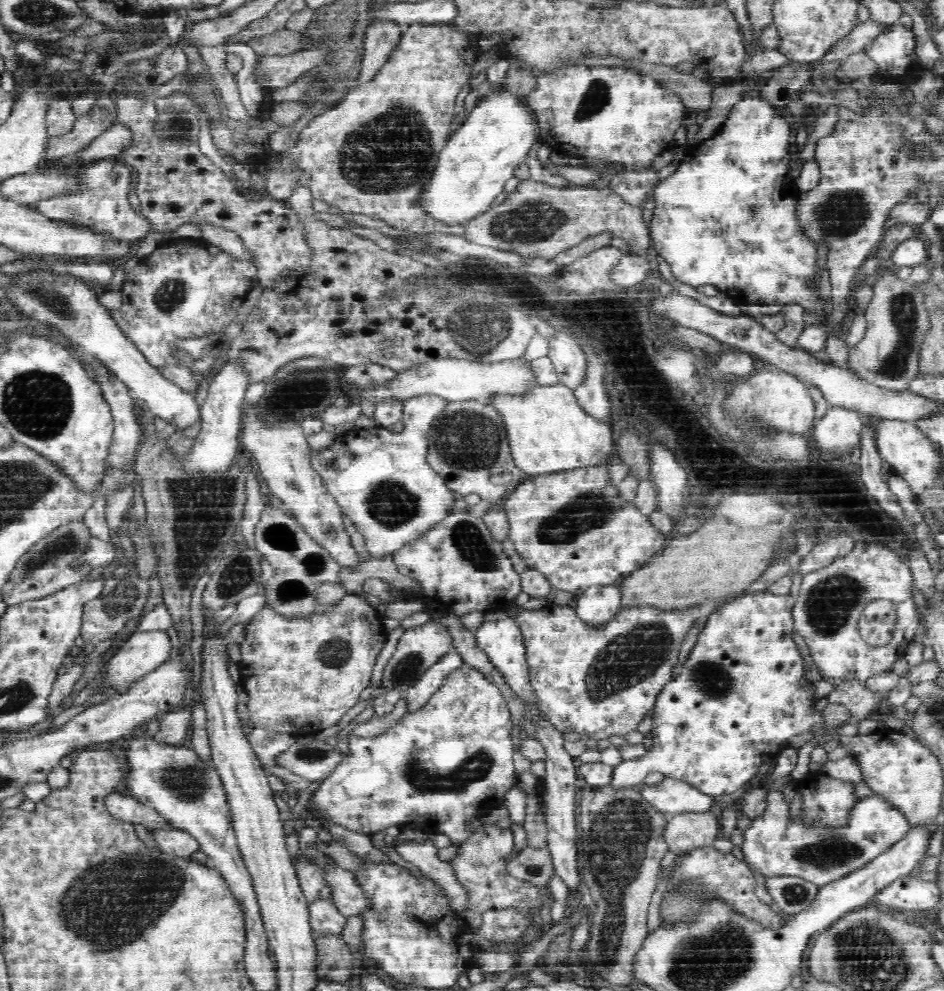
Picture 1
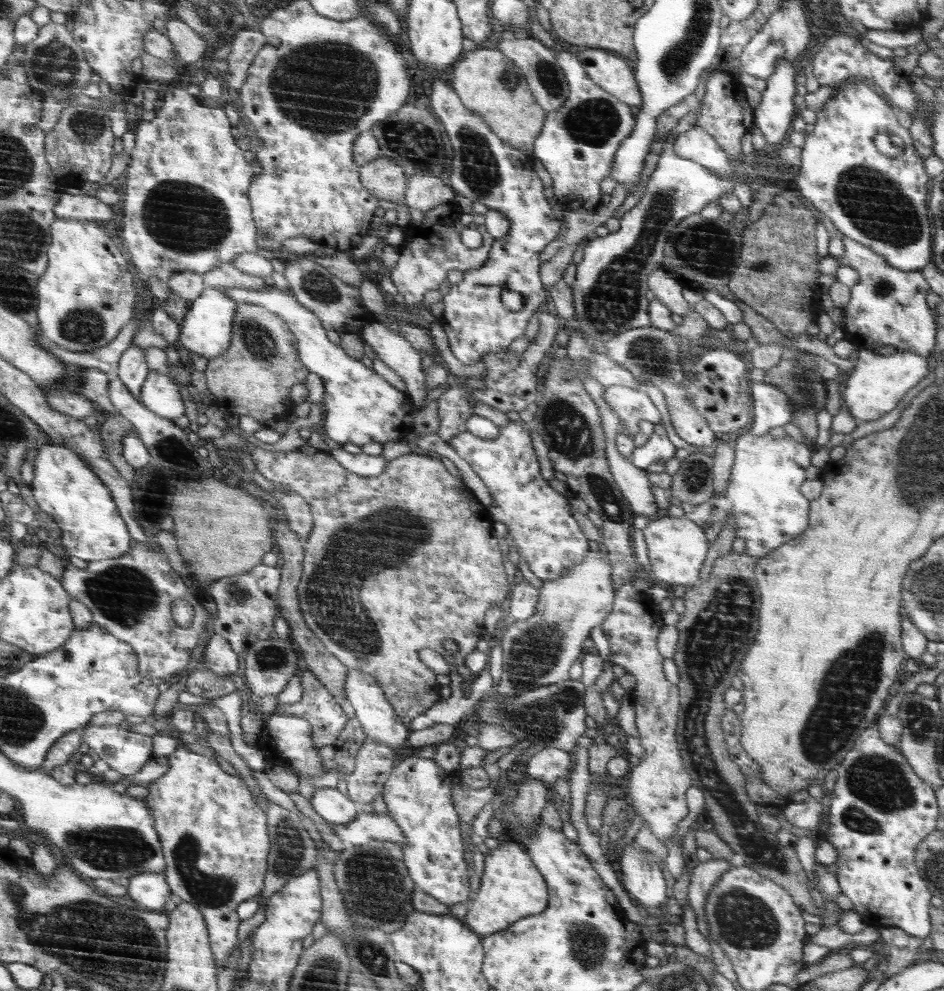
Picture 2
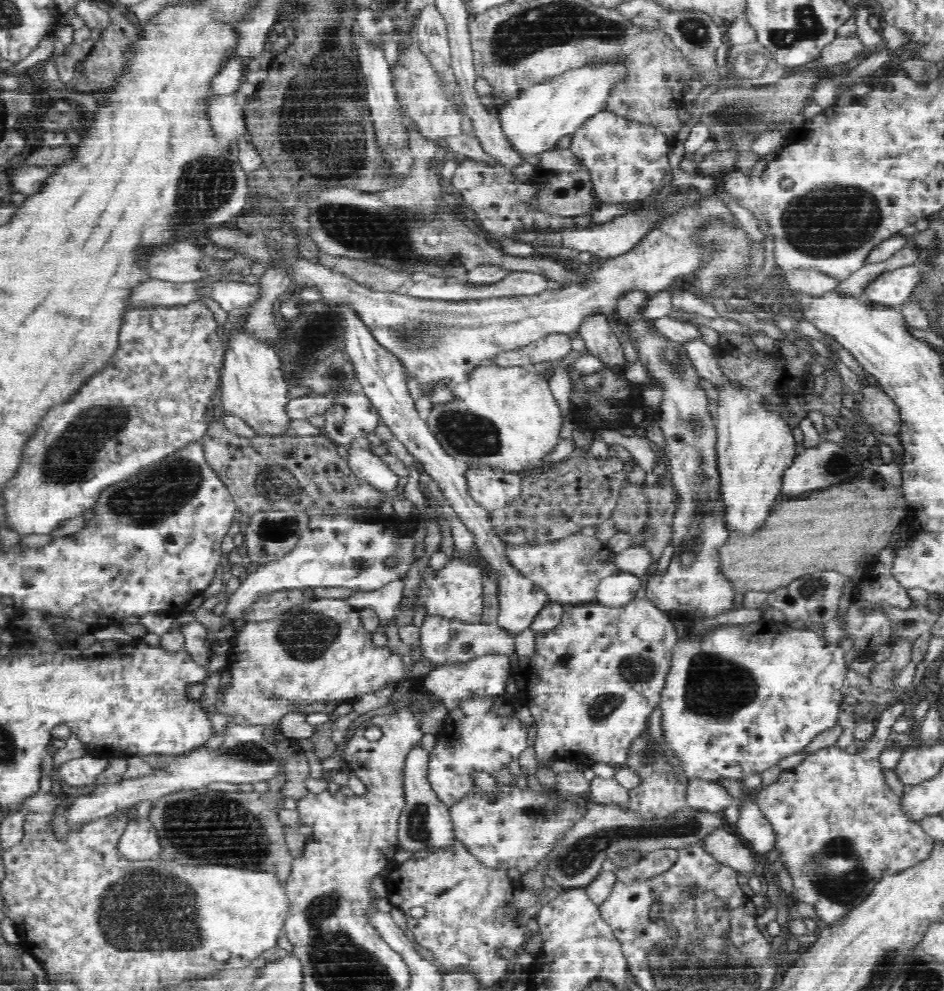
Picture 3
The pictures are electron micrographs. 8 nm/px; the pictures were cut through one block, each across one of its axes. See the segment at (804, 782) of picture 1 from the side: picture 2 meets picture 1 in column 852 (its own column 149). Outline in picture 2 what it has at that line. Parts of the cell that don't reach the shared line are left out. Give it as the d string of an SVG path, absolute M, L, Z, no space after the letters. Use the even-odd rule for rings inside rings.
M182 746L171 757L171 771L148 785L151 793L145 800L155 812L157 829L161 833L165 857L169 861L168 871L164 874L173 894L202 910L206 924L209 925L220 972L220 964L225 964L237 947L241 925L238 906L261 894L265 887L266 856L269 856L271 847L269 834L266 834L266 816L256 806L256 802L252 808L252 796L246 786L234 774L226 772L226 768L222 768L214 756L203 756L202 752L192 752L190 748Z

